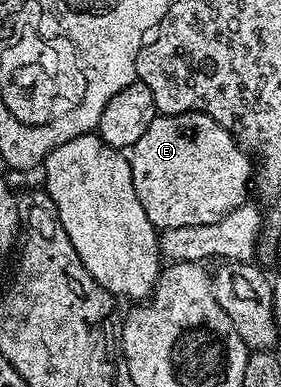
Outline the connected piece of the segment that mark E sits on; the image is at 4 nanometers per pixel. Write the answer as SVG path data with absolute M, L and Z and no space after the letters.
M180 113L179 115L159 115L147 127L147 132L139 138L128 154L131 179L135 183L135 195L147 211L154 229L160 231L171 227L199 227L223 219L233 209L246 204L251 193L251 178L255 165L250 154L238 145L237 140L215 119L205 113Z

